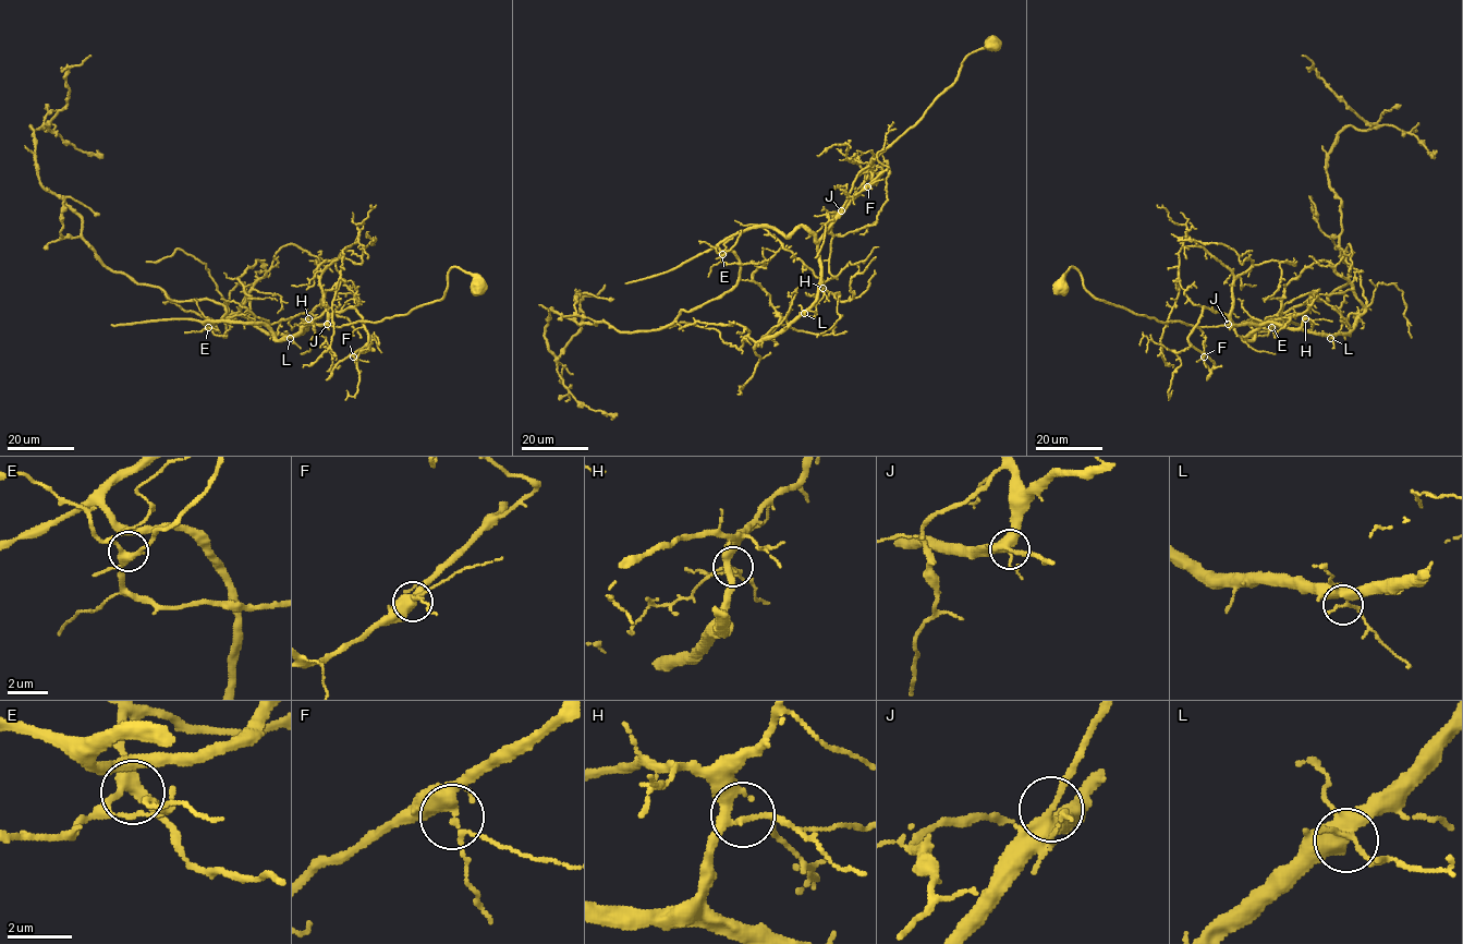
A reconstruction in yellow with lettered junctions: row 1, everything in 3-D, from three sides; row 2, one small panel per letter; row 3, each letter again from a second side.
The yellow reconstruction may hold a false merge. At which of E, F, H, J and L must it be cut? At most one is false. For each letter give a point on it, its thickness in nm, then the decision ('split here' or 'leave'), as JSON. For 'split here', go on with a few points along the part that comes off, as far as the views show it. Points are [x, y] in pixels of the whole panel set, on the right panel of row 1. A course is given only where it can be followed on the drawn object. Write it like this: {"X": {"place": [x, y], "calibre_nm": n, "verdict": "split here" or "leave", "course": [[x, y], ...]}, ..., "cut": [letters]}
{"E": {"place": [1271, 327], "calibre_nm": 320, "verdict": "leave"}, "F": {"place": [1204, 356], "calibre_nm": 360, "verdict": "leave"}, "H": {"place": [1305, 318], "calibre_nm": 200, "verdict": "leave"}, "J": {"place": [1228, 324], "calibre_nm": 320, "verdict": "leave"}, "L": {"place": [1330, 338], "calibre_nm": 300, "verdict": "leave"}, "cut": []}

